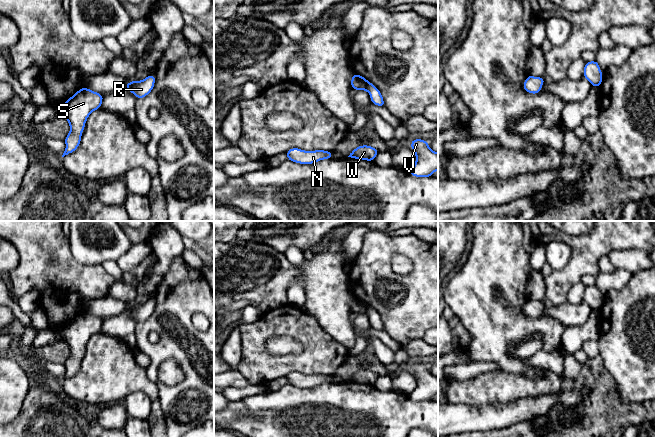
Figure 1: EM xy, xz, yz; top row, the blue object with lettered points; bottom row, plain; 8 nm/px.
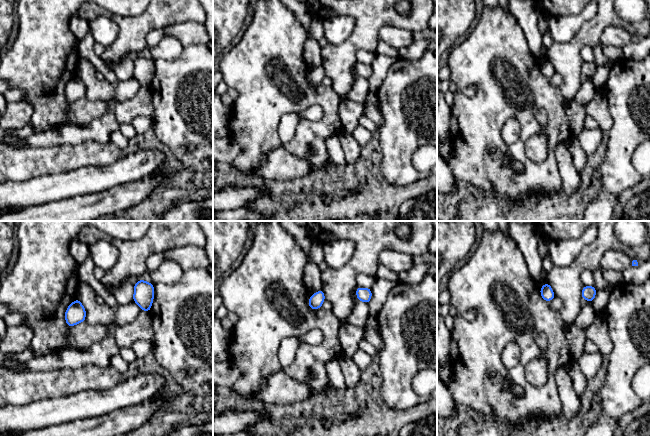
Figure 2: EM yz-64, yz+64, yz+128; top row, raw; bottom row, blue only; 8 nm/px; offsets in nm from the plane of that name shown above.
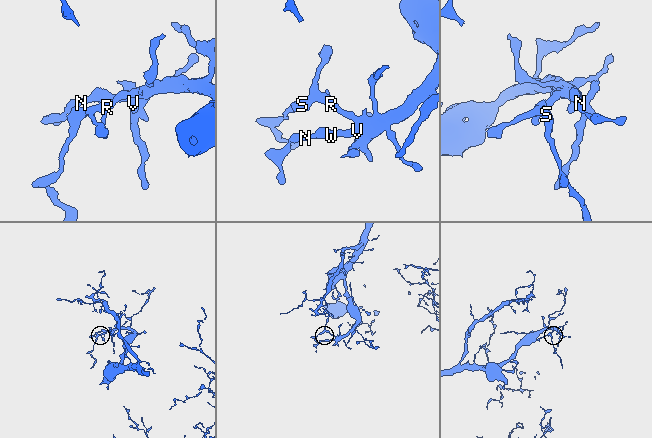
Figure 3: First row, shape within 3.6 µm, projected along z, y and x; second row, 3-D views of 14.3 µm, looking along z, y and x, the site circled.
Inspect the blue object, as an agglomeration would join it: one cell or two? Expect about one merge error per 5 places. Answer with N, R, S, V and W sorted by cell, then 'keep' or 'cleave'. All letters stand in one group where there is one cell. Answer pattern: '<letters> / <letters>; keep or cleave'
N R S V W; keep

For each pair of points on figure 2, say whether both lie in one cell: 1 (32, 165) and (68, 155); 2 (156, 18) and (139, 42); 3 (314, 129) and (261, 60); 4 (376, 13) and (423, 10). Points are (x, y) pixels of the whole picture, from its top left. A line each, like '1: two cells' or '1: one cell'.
1: one cell
2: one cell
3: one cell
4: one cell

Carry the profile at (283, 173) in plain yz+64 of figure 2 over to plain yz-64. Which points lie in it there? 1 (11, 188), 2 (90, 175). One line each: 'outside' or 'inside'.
1: outside
2: outside

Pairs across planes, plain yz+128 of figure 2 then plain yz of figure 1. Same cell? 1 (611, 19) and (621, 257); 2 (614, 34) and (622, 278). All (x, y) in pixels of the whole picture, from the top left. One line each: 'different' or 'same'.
1: different
2: different

